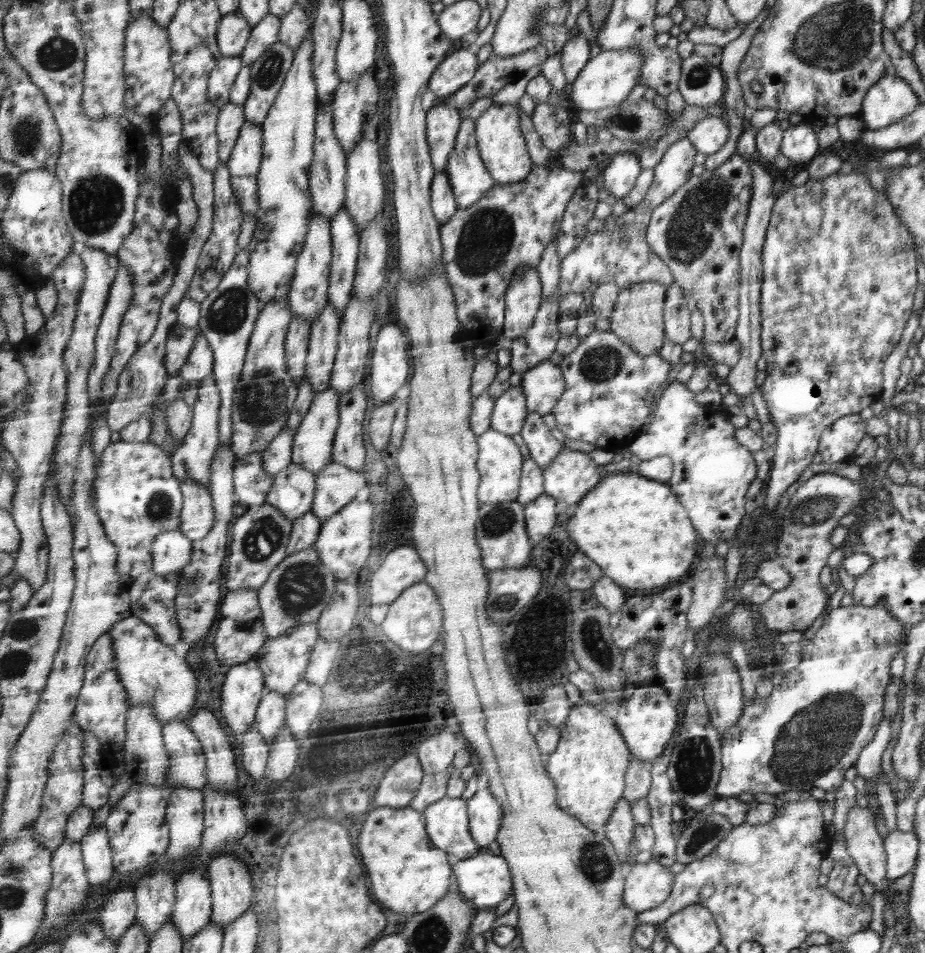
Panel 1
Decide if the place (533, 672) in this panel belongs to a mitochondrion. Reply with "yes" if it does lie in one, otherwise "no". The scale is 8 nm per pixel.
yes

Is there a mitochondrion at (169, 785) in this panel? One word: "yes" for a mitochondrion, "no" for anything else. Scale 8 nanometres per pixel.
no

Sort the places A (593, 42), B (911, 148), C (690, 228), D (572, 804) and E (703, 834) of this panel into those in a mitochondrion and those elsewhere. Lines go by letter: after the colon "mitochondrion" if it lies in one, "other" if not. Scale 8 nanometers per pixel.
A: other
B: other
C: mitochondrion
D: other
E: mitochondrion

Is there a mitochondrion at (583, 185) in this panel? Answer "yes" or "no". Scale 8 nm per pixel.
no

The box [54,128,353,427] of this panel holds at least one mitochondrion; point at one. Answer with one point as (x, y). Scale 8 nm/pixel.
(96, 203)

